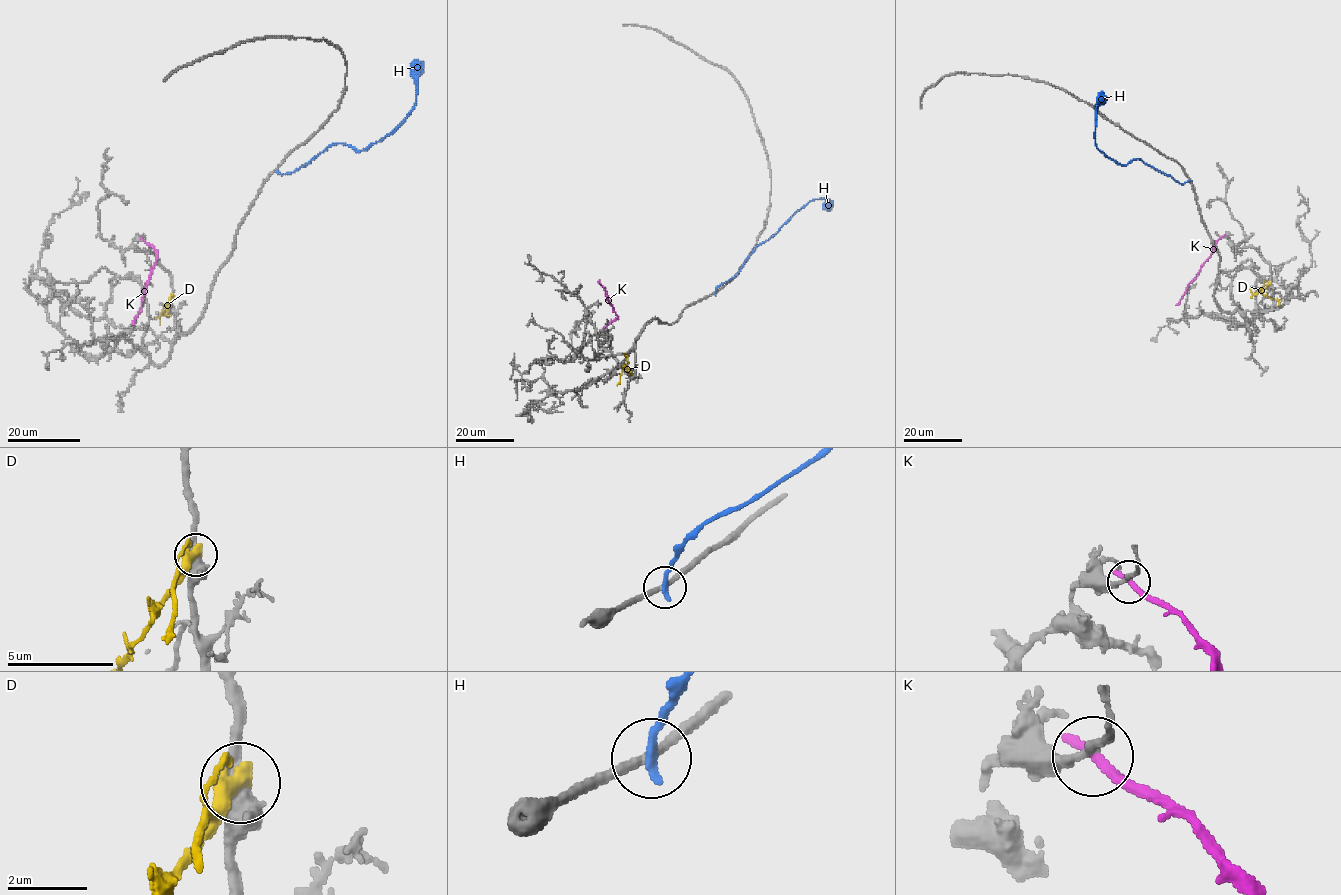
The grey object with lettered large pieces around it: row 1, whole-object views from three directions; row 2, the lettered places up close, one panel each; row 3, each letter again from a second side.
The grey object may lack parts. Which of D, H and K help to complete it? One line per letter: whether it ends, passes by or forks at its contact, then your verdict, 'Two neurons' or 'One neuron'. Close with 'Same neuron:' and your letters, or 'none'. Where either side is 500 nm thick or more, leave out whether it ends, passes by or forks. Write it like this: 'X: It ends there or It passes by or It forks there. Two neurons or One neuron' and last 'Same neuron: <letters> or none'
D: Two neurons
H: It ends there. Two neurons
K: It ends there. Two neurons
Same neuron: none

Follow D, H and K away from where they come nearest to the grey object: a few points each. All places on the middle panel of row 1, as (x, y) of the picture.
D: (630, 374), (623, 366), (616, 386)
H: (714, 293), (720, 284), (738, 272), (754, 249), (772, 237), (809, 201), (825, 198), (829, 206)
K: (606, 326), (618, 317), (600, 280)

